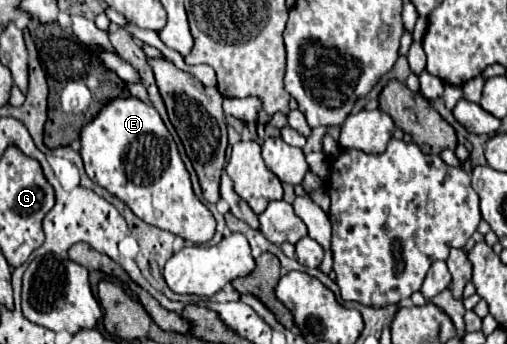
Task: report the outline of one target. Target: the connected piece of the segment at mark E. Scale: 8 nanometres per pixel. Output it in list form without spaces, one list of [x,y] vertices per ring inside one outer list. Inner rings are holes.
[[[116,98],[82,128],[80,140],[80,154],[90,180],[120,198],[138,218],[194,244],[212,240],[216,220],[194,196],[178,146],[152,104],[138,98]]]

